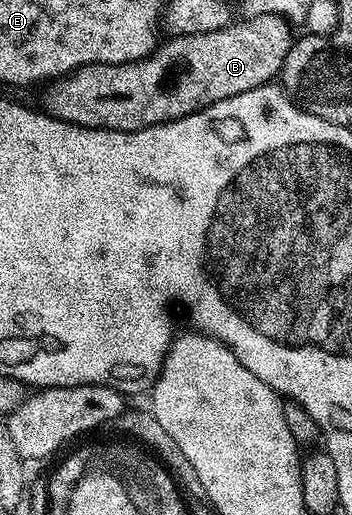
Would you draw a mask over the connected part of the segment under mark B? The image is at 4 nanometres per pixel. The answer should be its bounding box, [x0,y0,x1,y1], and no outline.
[44,16,295,132]

